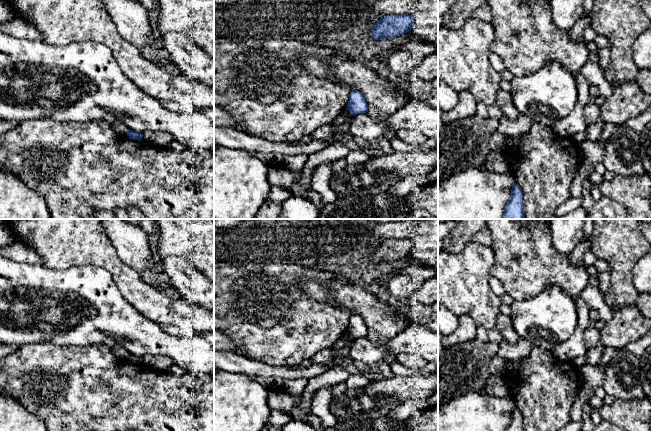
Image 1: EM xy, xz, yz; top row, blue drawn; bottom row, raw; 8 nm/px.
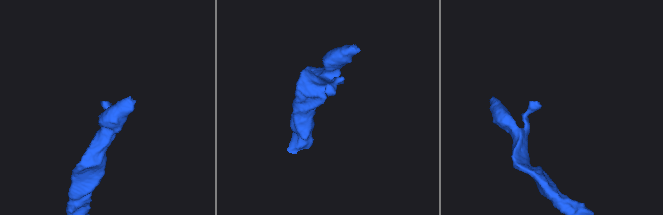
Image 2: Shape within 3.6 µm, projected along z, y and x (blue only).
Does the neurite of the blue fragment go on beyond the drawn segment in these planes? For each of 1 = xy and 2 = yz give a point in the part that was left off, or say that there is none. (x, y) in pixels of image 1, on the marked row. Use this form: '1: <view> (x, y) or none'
1: none
2: none

